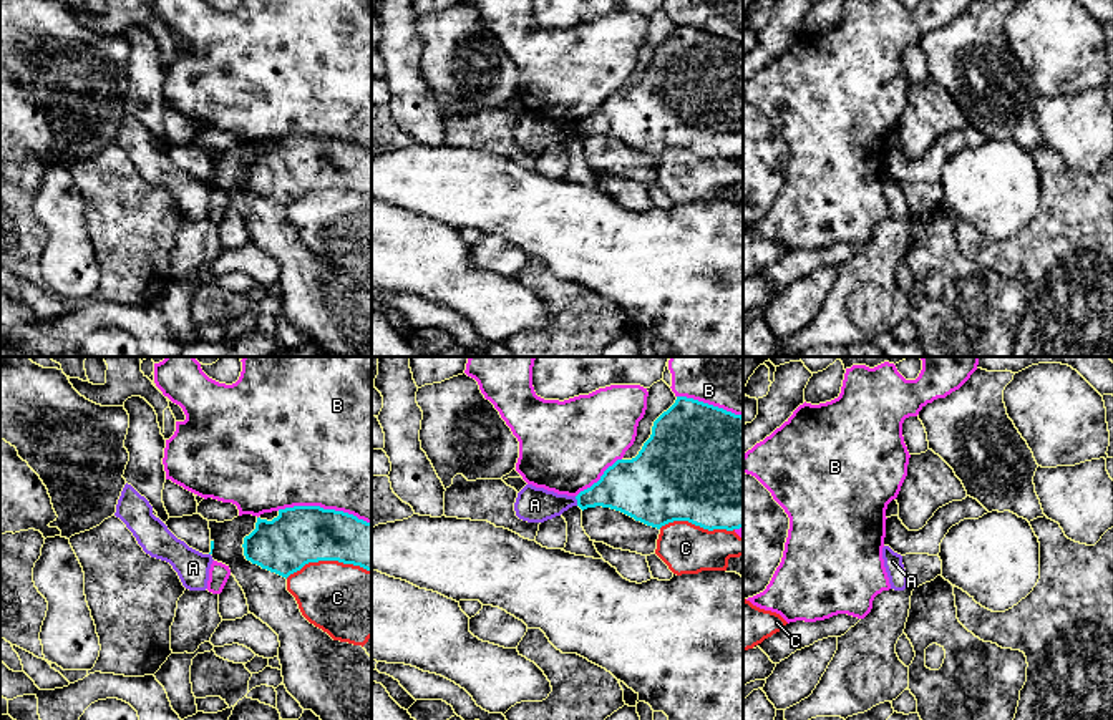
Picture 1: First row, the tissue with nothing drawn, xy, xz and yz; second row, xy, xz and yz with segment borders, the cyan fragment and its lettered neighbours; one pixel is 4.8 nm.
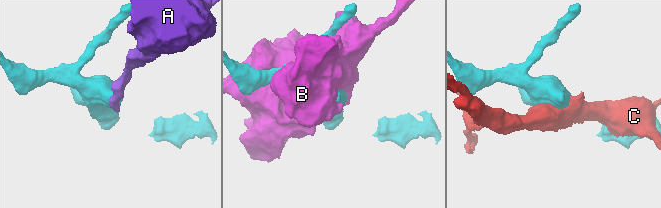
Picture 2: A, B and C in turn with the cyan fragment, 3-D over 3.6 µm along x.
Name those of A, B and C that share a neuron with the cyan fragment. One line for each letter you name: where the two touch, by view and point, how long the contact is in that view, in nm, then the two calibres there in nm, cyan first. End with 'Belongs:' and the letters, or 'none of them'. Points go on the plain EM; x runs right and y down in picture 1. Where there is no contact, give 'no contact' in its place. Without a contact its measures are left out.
Belongs: none of them

